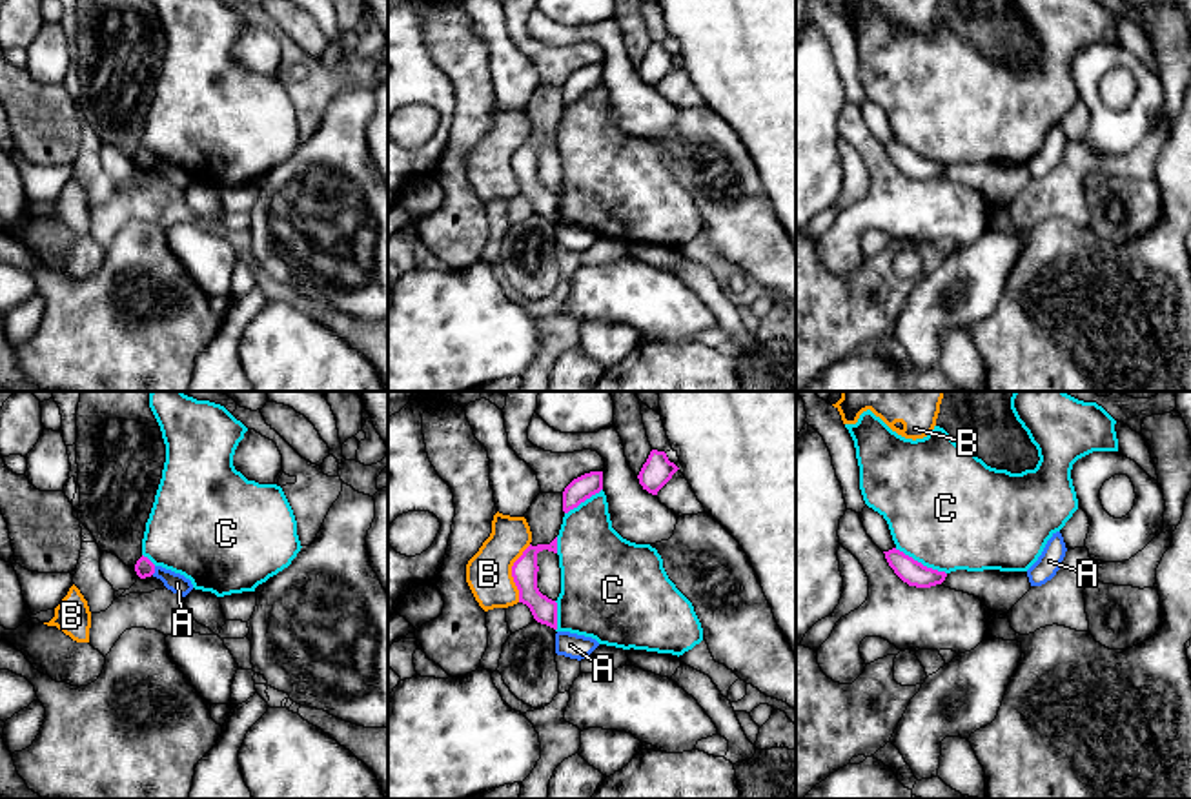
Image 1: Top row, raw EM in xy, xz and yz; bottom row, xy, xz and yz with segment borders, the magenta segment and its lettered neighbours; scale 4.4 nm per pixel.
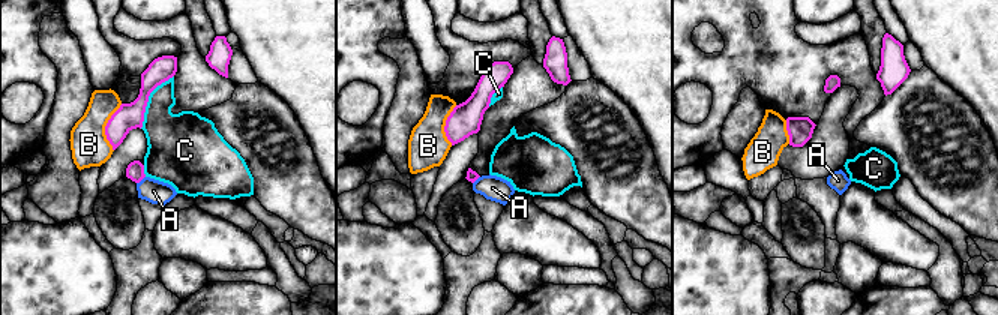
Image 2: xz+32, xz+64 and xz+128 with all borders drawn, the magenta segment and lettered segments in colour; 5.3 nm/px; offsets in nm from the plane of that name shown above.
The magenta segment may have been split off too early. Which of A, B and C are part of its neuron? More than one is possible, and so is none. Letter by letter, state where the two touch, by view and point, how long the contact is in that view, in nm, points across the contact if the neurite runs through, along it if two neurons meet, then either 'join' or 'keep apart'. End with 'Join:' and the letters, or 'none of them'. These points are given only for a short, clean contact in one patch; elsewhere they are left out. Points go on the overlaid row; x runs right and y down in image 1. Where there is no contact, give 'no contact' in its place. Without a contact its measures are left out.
A: contact xy (153, 570); length 40 nm; border xy (155, 566), (152, 574); keep apart
B: contact xz (512, 574); length 260 nm; keep apart
C: contact yz (920, 563); length 260 nm; keep apart
Join: none of them

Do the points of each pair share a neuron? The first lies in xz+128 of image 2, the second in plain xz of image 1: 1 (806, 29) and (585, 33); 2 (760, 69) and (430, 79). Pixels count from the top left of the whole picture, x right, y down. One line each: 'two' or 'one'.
1: one
2: one

